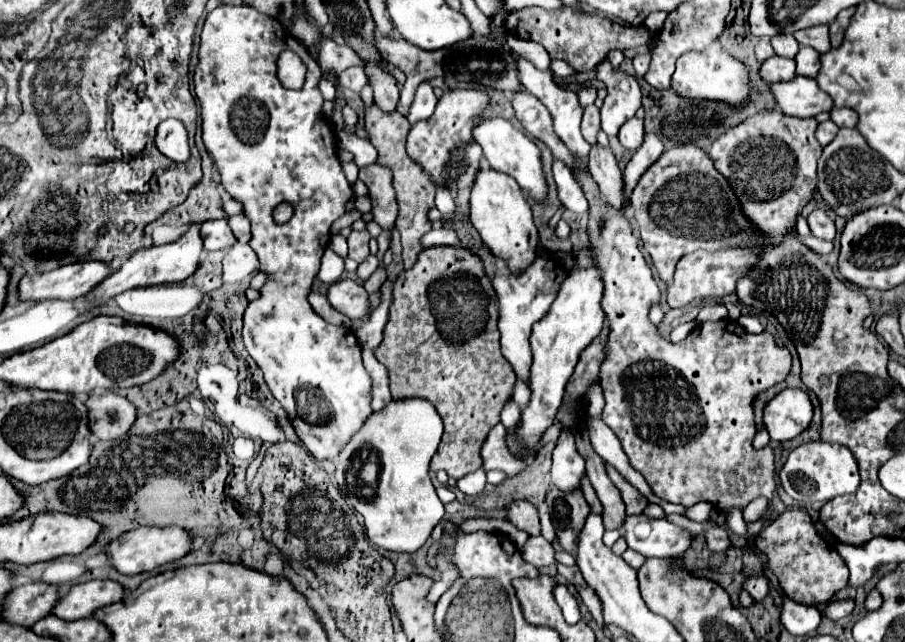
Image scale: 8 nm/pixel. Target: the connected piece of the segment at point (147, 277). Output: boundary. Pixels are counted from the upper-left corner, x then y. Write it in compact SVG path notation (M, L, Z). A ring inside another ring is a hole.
M195 223L191 225L177 241L161 245L161 247L147 247L147 249L139 249L135 251L117 271L113 271L105 281L101 281L93 291L89 291L83 299L85 303L91 307L95 303L103 303L113 299L115 295L129 291L129 289L137 289L137 287L153 287L153 285L167 285L167 283L181 283L187 277L191 277L197 267L199 267L199 257L203 251L203 239L199 233L201 225Z

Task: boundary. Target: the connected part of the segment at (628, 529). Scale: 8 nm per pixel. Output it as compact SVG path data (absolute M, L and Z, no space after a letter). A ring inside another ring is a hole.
M627 515L623 533L629 549L645 557L673 557L683 555L691 547L687 531L675 531L667 519L653 519L647 515Z

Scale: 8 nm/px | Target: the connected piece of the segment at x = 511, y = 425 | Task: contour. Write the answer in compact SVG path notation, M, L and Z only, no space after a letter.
M509 401L509 403L505 405L505 409L501 411L501 423L505 425L507 431L515 431L515 427L519 425L519 421L521 421L519 407L517 407L515 401Z

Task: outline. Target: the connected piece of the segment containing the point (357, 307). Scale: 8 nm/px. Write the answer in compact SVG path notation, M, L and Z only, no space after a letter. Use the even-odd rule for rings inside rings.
M341 279L329 285L327 299L335 311L347 315L349 319L361 319L369 315L369 295L363 285L353 279Z

